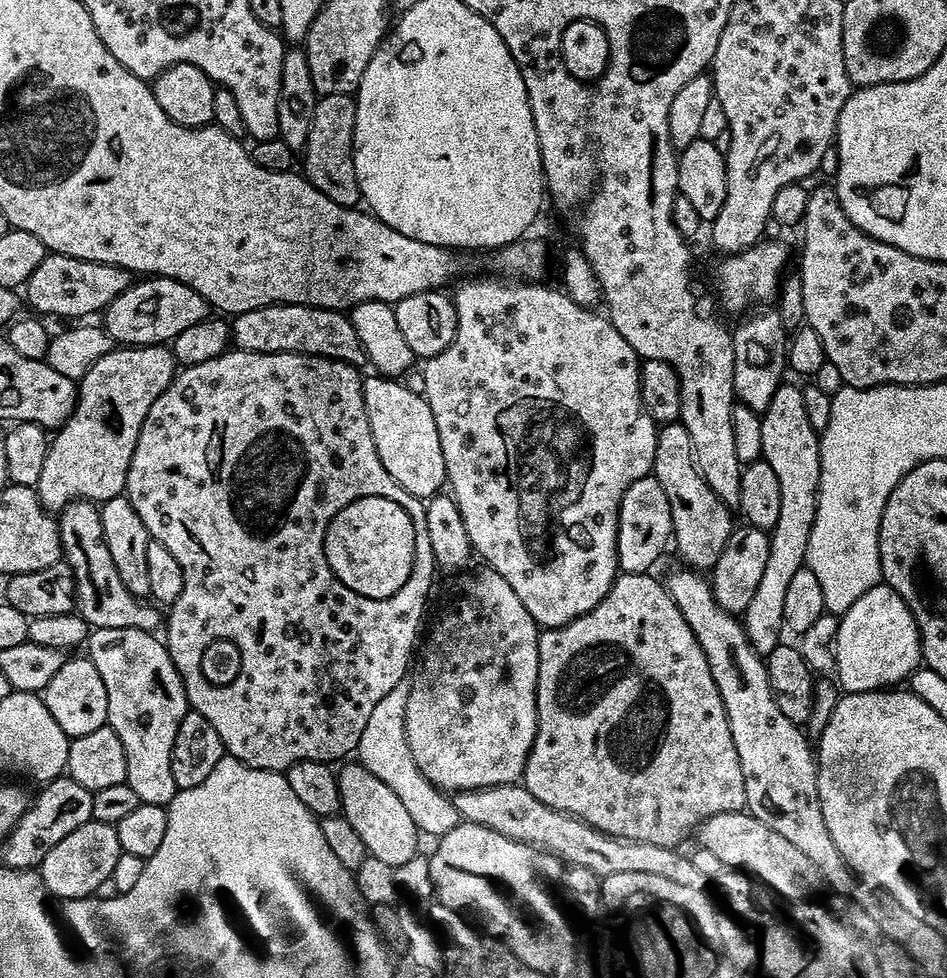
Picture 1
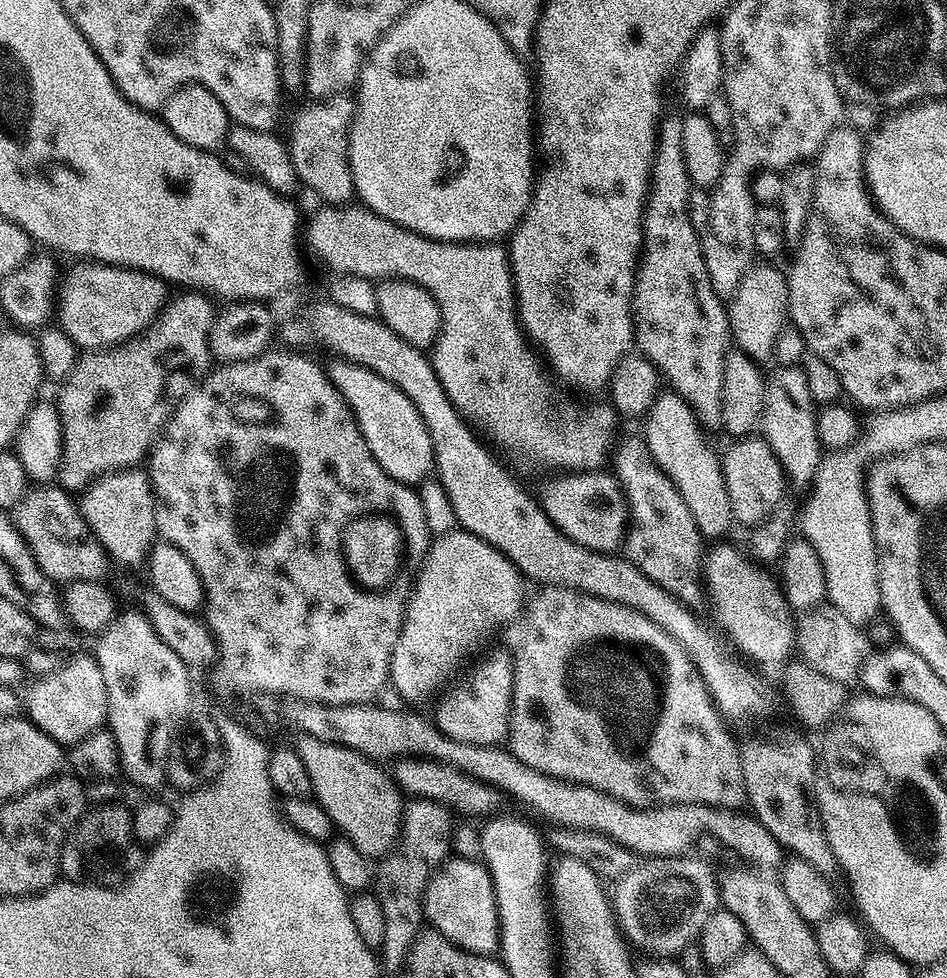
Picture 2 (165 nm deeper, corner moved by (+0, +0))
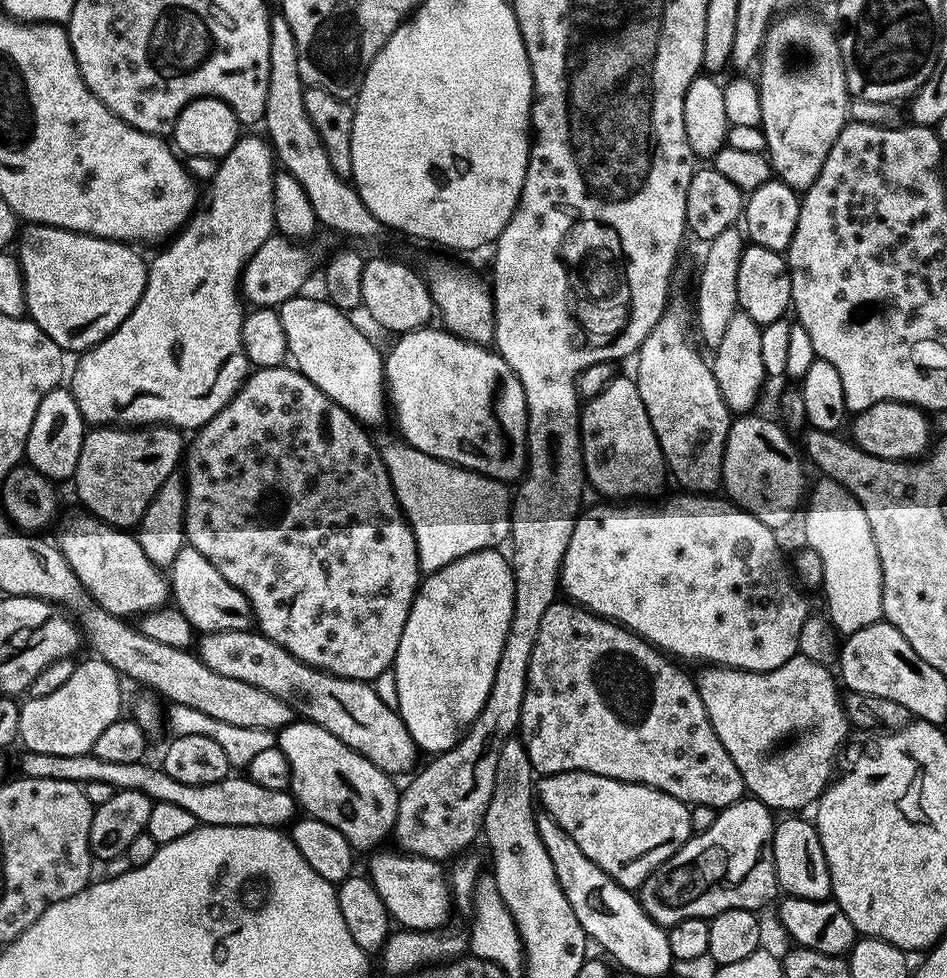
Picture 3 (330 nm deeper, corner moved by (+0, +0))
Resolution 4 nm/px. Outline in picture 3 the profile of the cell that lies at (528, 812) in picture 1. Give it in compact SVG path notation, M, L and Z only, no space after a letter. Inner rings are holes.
M258 630L205 632L195 641L194 651L203 664L214 670L214 674L226 674L226 678L238 678L238 682L250 682L250 686L258 686L258 690L266 690L274 694L274 698L282 698L282 702L292 707L293 713L299 714L303 719L313 720L318 726L330 730L334 738L338 738L343 744L350 746L350 750L374 762L378 770L387 772L389 776L396 778L399 777L399 772L411 773L417 767L418 749L414 738L410 738L410 730L406 730L406 722L402 722L397 709L386 706L385 702L378 698L371 683L342 678L323 672L321 668L310 666L294 658L290 650L278 646L278 642L266 638Z

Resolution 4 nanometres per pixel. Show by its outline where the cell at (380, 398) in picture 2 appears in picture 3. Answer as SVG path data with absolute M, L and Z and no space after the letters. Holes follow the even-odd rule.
M301 294L279 305L291 363L297 372L310 378L326 398L342 406L355 420L365 426L380 424L384 416L386 420L384 356L349 313L341 312L326 298L319 299Z

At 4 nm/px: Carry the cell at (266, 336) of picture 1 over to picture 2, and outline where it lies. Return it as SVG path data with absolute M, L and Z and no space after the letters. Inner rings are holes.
M331 302L323 303L312 304L301 316L281 323L279 339L284 339L288 343L285 345L292 350L321 348L324 352L333 352L333 357L349 360L386 378L386 382L398 386L398 390L414 402L414 410L418 410L430 434L435 479L446 490L457 525L463 531L497 548L520 571L521 577L529 581L537 580L537 585L573 588L576 592L585 592L606 602L638 610L662 626L662 630L666 630L686 650L706 682L716 709L729 725L752 724L755 720L767 718L772 710L772 692L767 682L751 672L747 663L739 664L734 660L720 645L721 637L716 637L696 617L699 615L693 609L687 608L674 594L646 578L646 574L630 563L627 556L590 550L571 540L554 526L554 522L550 522L537 497L533 493L531 496L492 457L493 449L483 444L485 441L473 431L469 421L456 411L446 390L442 390L442 382L438 382L438 374L434 374L434 366L425 349L406 342L406 338L398 338L398 334L394 334L394 330L390 330L390 326L376 316L354 314L354 310L346 310Z

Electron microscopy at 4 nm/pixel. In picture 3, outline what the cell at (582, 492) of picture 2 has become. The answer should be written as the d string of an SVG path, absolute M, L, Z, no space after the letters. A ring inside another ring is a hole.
M425 326L415 328L413 332L406 332L395 337L392 349L384 356L384 390L386 404L390 409L390 416L396 419L396 428L400 431L399 439L409 444L414 450L420 450L424 454L432 455L436 459L444 460L447 464L457 464L459 468L468 468L480 476L489 476L491 480L501 482L519 481L524 475L526 467L526 445L528 442L528 411L526 410L526 398L514 370L500 357L500 353L483 344L475 344L469 340L458 338L453 332L443 327Z

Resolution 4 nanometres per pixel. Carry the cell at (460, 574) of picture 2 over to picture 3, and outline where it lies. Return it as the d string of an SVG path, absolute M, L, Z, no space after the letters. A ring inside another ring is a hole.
M496 548L471 552L436 572L429 572L417 587L402 630L402 642L398 642L394 671L397 709L421 753L439 754L453 748L478 718L482 706L486 706L490 686L494 684L494 670L498 670L498 658L502 658L502 646L506 646L506 634L514 614L515 589L509 557Z

